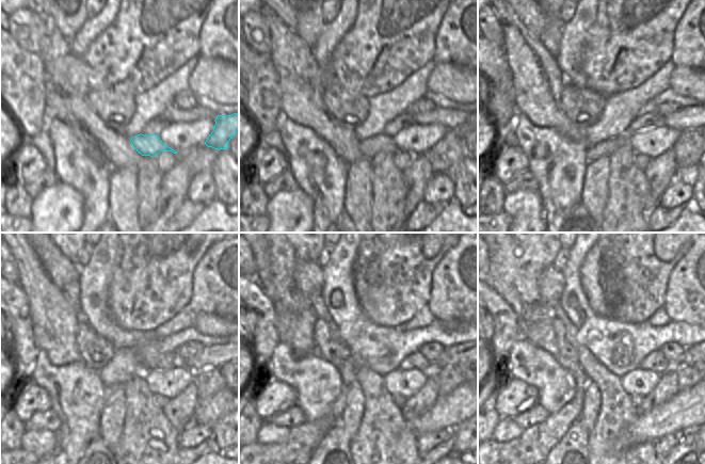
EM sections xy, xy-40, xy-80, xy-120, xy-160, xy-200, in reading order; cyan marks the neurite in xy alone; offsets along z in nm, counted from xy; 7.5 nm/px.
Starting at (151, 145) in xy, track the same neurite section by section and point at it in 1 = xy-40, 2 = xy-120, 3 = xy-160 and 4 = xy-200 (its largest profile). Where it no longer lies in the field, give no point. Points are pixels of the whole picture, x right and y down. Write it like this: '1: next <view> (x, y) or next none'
1: next xy-40 (369, 147)
2: next xy-120 (111, 390)
3: next xy-160 (302, 440)
4: next xy-200 (532, 447)

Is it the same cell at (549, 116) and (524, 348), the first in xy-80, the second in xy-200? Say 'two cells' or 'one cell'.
two cells

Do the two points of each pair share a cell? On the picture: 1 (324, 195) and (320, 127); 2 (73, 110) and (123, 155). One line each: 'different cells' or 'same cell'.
1: different cells
2: same cell

